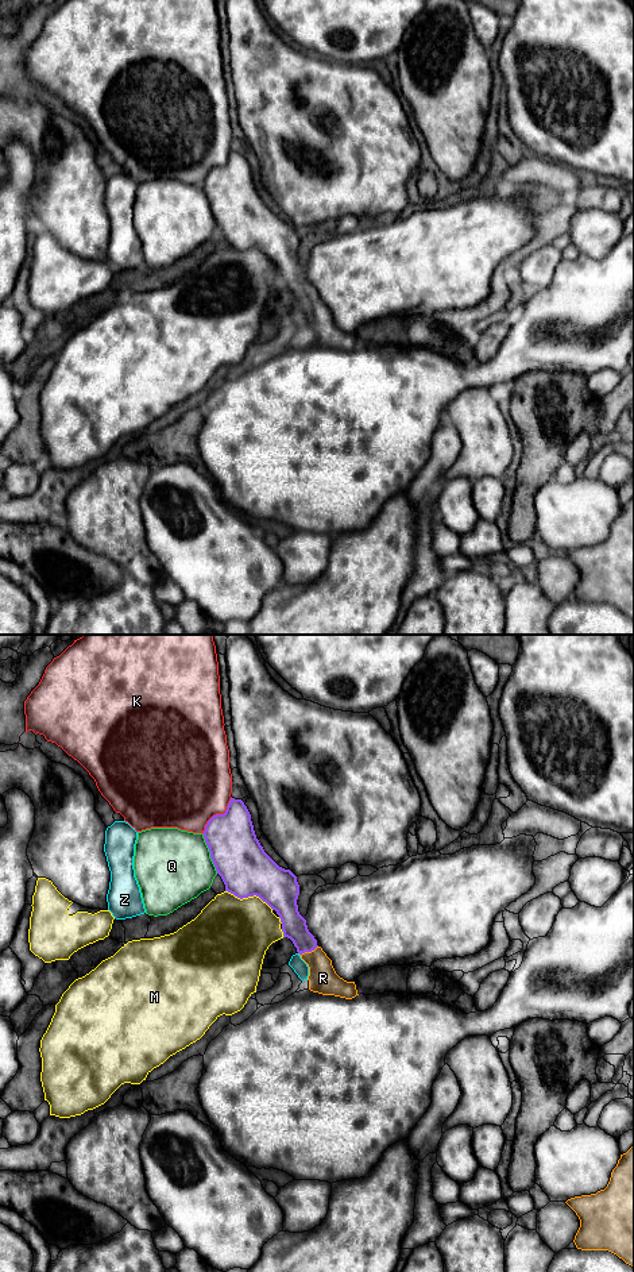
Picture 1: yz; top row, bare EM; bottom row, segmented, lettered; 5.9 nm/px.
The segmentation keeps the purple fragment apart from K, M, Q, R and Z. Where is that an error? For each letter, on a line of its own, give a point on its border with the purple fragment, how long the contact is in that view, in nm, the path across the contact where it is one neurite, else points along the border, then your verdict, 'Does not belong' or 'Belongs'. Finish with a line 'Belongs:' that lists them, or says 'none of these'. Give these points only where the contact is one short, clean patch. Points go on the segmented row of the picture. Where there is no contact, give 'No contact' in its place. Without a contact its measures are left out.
K: Touches purple at yz (217, 814). Shared border 280 nm. Does not belong
M: Touches purple at yz (250, 895). Shared border 300 nm. Does not belong
Q: Touches purple at yz (211, 854). Shared border 260 nm. Does not belong
R: Touches purple at yz (308, 951). Shared border 130 nm. Belongs
Z: No contact. Does not belong
Belongs: R

